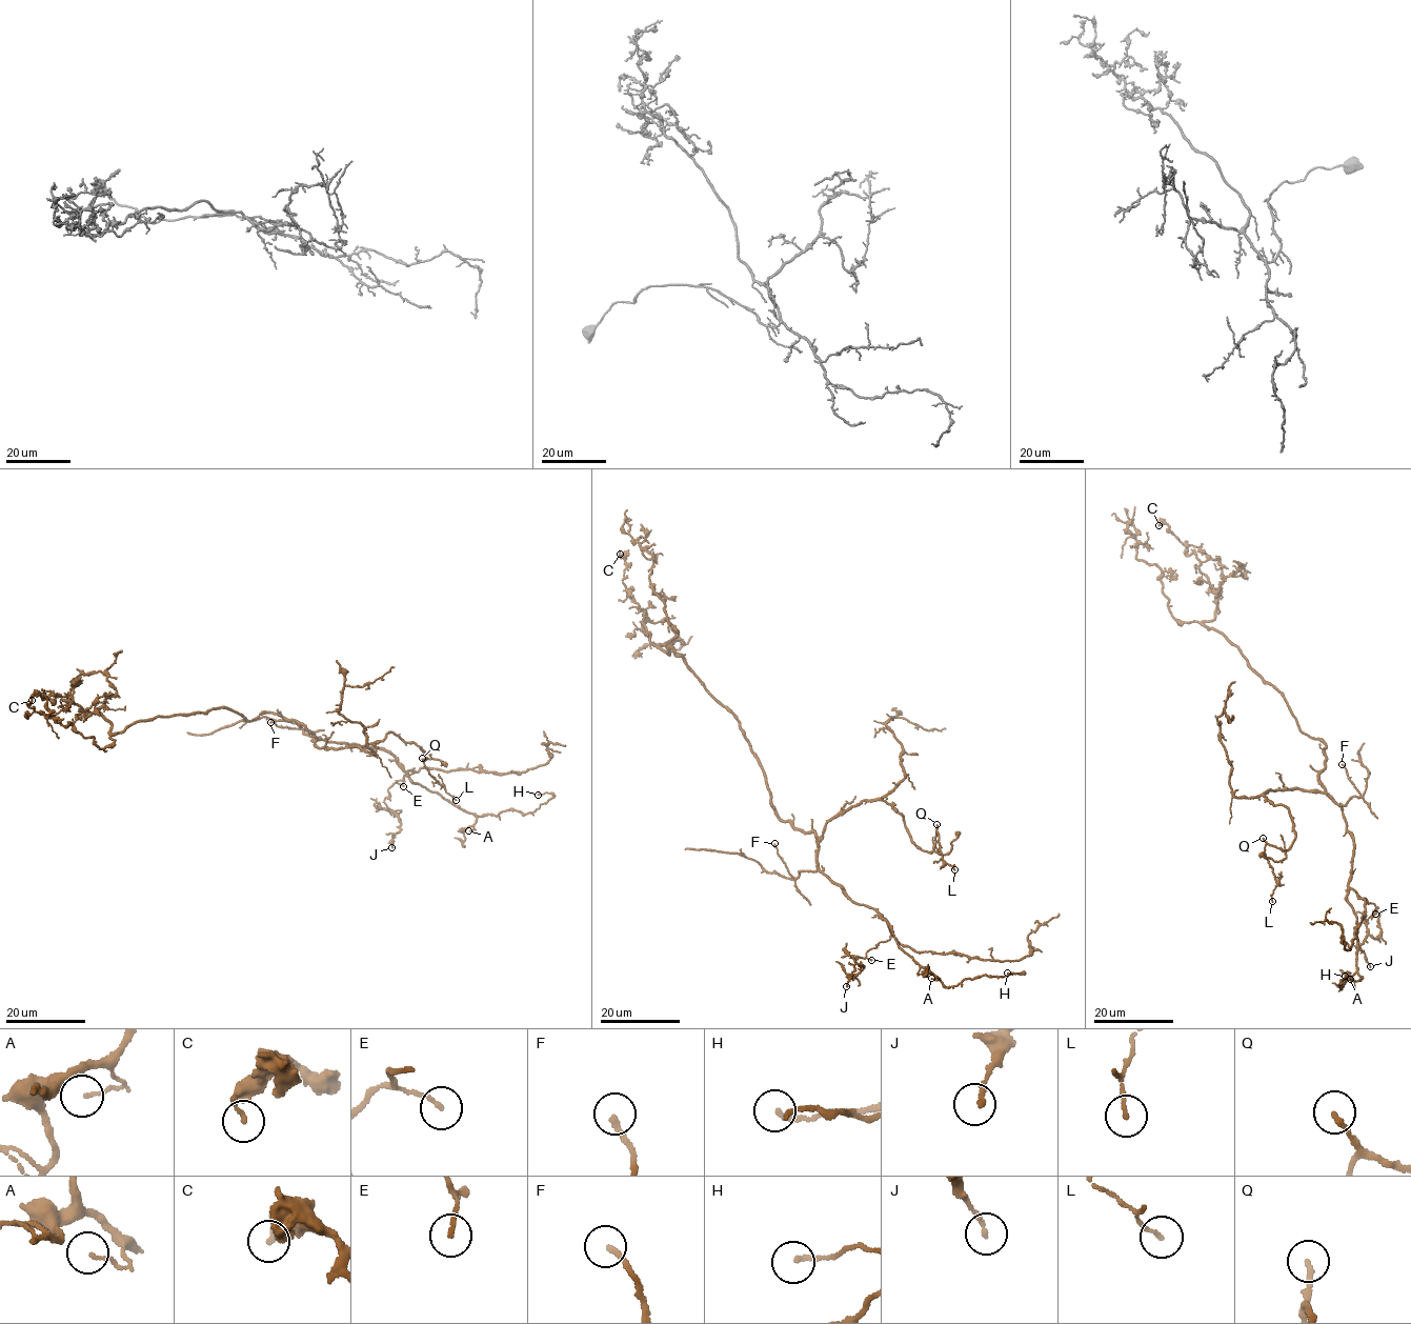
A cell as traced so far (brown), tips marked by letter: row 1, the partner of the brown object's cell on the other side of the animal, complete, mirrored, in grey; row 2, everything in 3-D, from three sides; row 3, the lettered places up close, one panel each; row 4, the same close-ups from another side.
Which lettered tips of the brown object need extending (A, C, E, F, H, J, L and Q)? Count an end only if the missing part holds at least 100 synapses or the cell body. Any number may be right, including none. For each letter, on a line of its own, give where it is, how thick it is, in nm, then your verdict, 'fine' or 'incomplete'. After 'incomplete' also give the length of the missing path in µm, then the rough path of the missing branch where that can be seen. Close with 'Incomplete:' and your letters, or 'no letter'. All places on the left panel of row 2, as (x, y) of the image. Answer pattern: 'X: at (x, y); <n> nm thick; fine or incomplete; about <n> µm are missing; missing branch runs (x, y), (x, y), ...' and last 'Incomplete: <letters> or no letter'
A: at (468, 830); 100 nm thick; fine
C: at (32, 700); 180 nm thick; fine
E: at (403, 786); 140 nm thick; fine
F: at (270, 722); 190 nm thick; fine
H: at (538, 795); 160 nm thick; fine
J: at (391, 847); 170 nm thick; fine
L: at (456, 800); 130 nm thick; fine
Q: at (422, 758); 170 nm thick; fine
Incomplete: no letter

